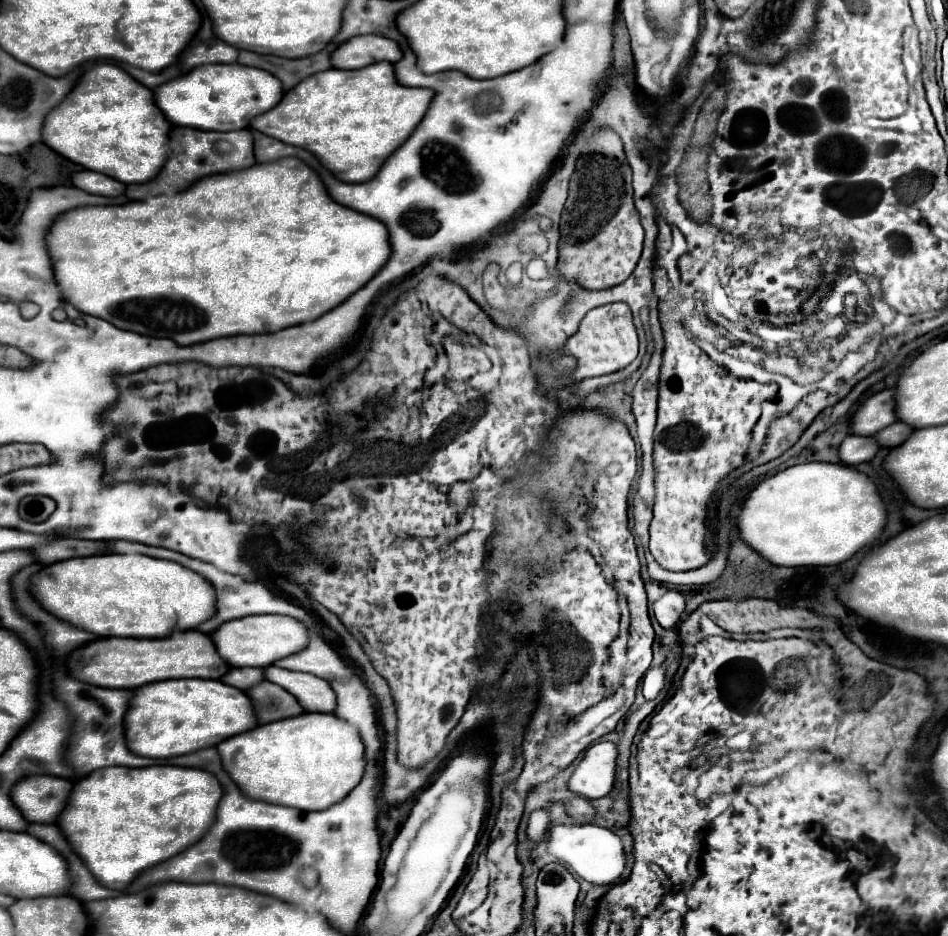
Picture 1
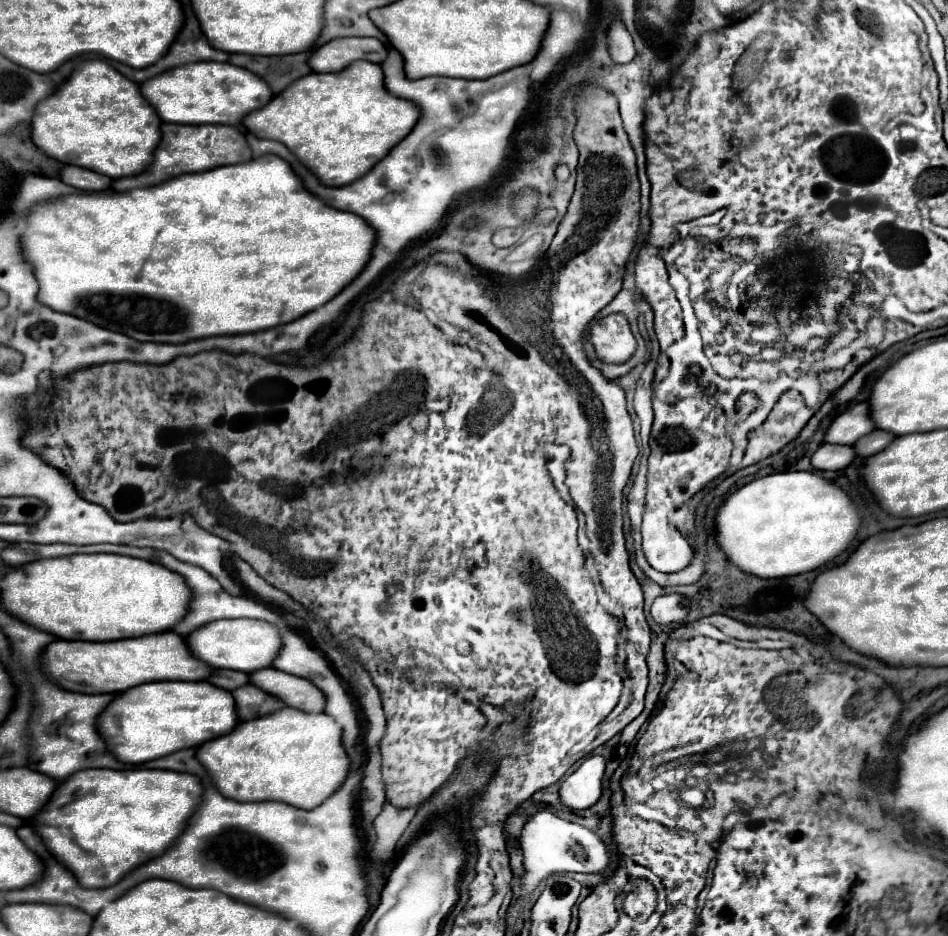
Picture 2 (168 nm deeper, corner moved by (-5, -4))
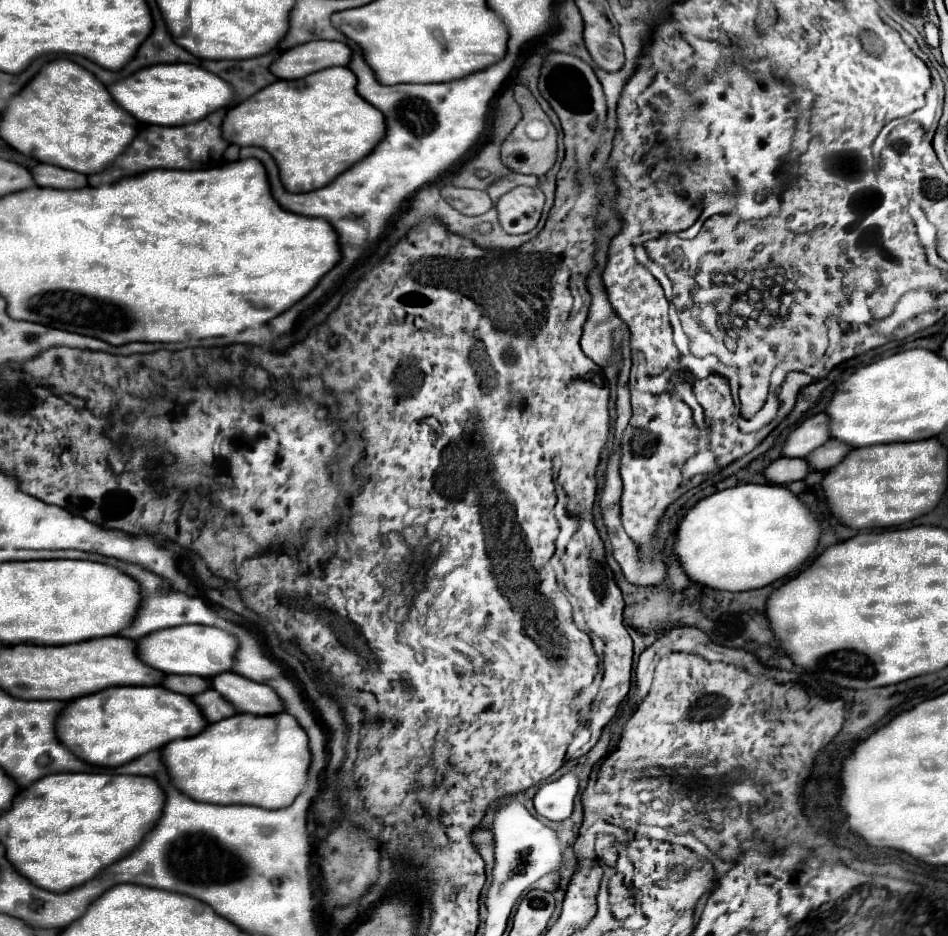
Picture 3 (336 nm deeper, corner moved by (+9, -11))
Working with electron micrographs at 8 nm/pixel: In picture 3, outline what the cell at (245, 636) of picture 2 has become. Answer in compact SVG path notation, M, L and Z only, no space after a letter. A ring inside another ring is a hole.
M174 626L166 630L156 630L146 638L138 638L138 658L150 668L158 668L164 674L196 674L202 678L212 678L220 672L228 672L234 660L238 644L232 634L214 626Z

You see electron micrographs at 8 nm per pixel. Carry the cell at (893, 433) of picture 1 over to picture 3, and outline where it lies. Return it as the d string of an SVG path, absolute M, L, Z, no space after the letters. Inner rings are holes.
M828 440L826 444L822 444L820 448L816 448L814 452L810 452L806 456L806 462L810 464L812 470L828 470L834 468L852 448L848 444L842 444L838 440Z

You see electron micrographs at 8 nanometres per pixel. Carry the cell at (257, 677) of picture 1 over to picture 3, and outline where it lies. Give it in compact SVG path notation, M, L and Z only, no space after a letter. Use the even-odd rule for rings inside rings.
M176 674L164 676L160 686L178 694L186 694L186 696L194 696L194 692L204 692L210 688L208 680L202 676L176 676Z

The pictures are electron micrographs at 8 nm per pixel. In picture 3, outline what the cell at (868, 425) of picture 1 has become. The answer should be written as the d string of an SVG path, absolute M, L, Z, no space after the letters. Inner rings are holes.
M814 414L806 418L796 430L790 432L782 446L782 456L788 458L804 458L814 448L822 446L826 440L830 440L828 434L828 416L826 414Z

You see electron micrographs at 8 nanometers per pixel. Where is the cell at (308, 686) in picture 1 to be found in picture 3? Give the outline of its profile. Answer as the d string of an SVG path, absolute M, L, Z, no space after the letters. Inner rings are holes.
M222 672L220 676L212 676L210 688L214 688L224 700L234 704L236 712L278 714L284 710L272 688L266 688L266 684L252 682L234 672Z

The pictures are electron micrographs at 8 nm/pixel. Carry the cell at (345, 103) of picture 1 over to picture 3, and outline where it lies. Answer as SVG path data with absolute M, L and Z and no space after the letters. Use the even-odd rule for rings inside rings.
M324 68L324 70L320 70L320 72L314 72L314 74L306 76L306 78L288 80L288 82L286 82L286 80L276 80L276 82L264 86L260 92L256 92L256 94L250 96L248 100L244 100L244 102L232 106L232 108L228 110L224 122L222 122L222 136L226 138L226 142L236 144L236 146L260 146L260 148L264 148L266 152L272 154L272 158L276 160L276 164L278 164L278 168L280 168L280 180L282 180L282 184L284 184L284 188L286 188L288 192L310 192L310 190L318 190L318 188L330 184L336 176L340 176L342 172L346 172L352 164L356 164L358 160L362 160L364 156L368 156L368 152L374 150L374 146L378 144L378 140L382 140L384 132L386 132L386 126L384 126L384 116L382 116L382 112L378 112L374 106L366 104L366 100L362 100L362 98L356 94L356 80L354 80L354 74L352 74L348 68Z

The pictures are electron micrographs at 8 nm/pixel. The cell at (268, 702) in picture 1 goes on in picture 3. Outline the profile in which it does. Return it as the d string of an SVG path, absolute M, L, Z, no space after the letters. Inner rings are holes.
M204 690L202 694L192 696L192 700L202 710L202 716L206 718L206 722L218 722L236 714L234 706L228 704L216 690Z

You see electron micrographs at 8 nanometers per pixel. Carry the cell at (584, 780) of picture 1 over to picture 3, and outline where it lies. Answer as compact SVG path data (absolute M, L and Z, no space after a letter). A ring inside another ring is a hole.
M564 774L562 778L544 784L536 792L534 808L540 816L560 822L570 818L576 794L578 794L578 778L574 774Z

